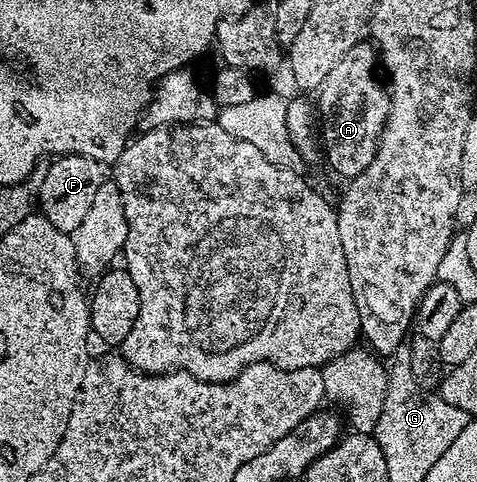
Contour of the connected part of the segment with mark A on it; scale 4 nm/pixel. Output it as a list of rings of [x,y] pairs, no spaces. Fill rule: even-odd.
[[[360,40],[325,76],[320,84],[317,97],[317,126],[321,131],[321,150],[327,154],[327,162],[343,177],[355,178],[375,159],[375,147],[383,124],[391,107],[391,96],[382,81],[375,79],[377,74],[377,50],[370,41]]]

